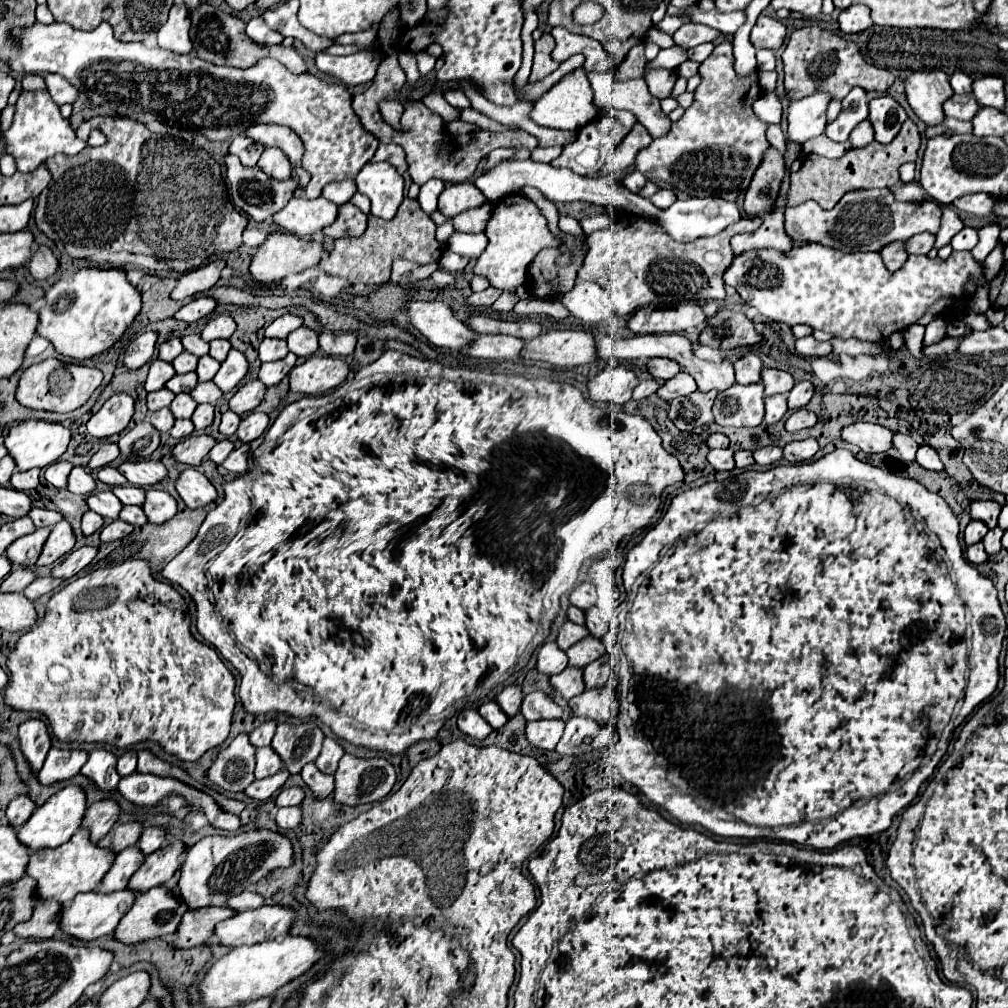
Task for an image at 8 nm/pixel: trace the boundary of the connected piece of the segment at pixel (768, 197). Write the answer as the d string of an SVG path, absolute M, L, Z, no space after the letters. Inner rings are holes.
M769 147L765 151L761 165L757 167L757 173L753 175L753 181L749 183L743 211L749 215L763 215L765 211L769 211L777 197L783 175L785 175L783 155L775 147Z

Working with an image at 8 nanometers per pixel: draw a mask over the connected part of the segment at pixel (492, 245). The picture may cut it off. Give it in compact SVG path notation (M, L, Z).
M511 193L511 195L503 197L499 201L499 205L495 205L493 217L489 219L485 235L489 237L489 245L477 259L473 271L487 277L493 287L503 289L503 291L509 291L525 281L527 265L533 261L533 257L543 247L557 245L555 237L547 229L547 219L543 217L541 209L521 193L517 193L517 195Z

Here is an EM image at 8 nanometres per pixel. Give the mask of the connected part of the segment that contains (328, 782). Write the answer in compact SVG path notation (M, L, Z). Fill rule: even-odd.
M315 763L305 765L305 769L301 771L301 777L317 797L327 797L333 793L333 775L321 773Z

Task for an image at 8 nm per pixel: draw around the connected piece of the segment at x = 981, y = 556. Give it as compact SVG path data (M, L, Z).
M981 541L967 547L967 559L969 559L971 563L975 563L975 565L979 565L979 563L983 563L983 561L987 559L987 553L985 553L985 547L983 547Z

